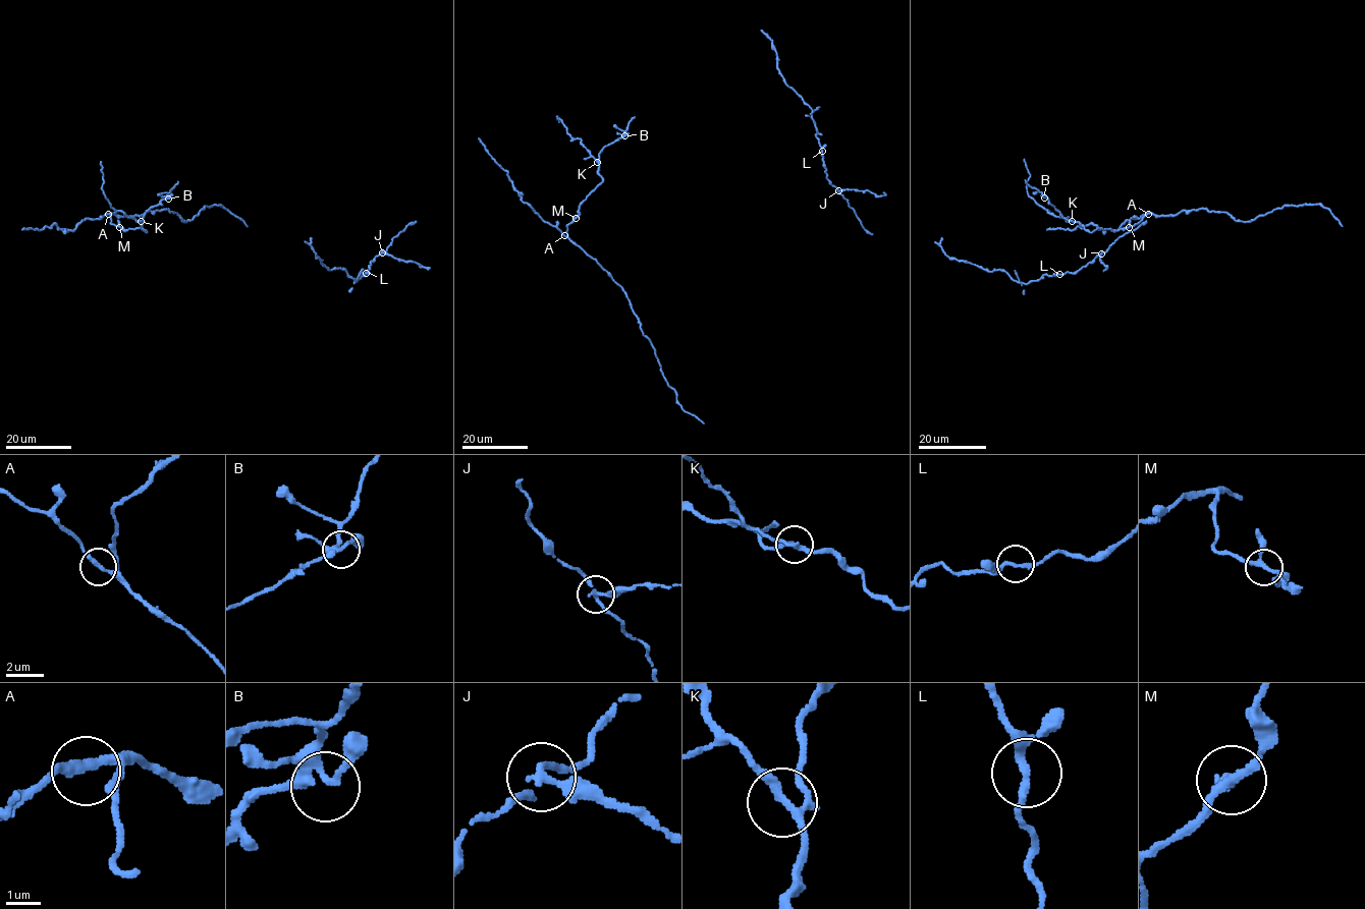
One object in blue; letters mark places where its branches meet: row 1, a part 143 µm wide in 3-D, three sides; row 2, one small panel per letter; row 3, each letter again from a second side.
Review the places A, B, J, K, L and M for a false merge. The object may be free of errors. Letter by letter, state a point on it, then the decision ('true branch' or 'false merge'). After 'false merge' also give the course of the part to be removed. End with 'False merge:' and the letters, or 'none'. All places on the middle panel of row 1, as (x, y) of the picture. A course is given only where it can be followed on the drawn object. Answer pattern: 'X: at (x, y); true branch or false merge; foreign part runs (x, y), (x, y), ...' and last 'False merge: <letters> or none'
A: at (564, 235); true branch
B: at (624, 135); true branch
J: at (838, 190); false merge; foreign part runs (838, 190), (869, 190), (877, 195), (884, 195), (883, 192)
K: at (597, 162); true branch
L: at (822, 151); true branch
M: at (576, 218); true branch
False merge: J

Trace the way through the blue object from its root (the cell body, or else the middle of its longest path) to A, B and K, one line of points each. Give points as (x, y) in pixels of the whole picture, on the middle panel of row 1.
A: (635, 117), (624, 134), (598, 154), (598, 173), (603, 180), (582, 203), (564, 235)
B: (635, 117), (624, 135)
K: (635, 117), (624, 134), (601, 151), (597, 162)

